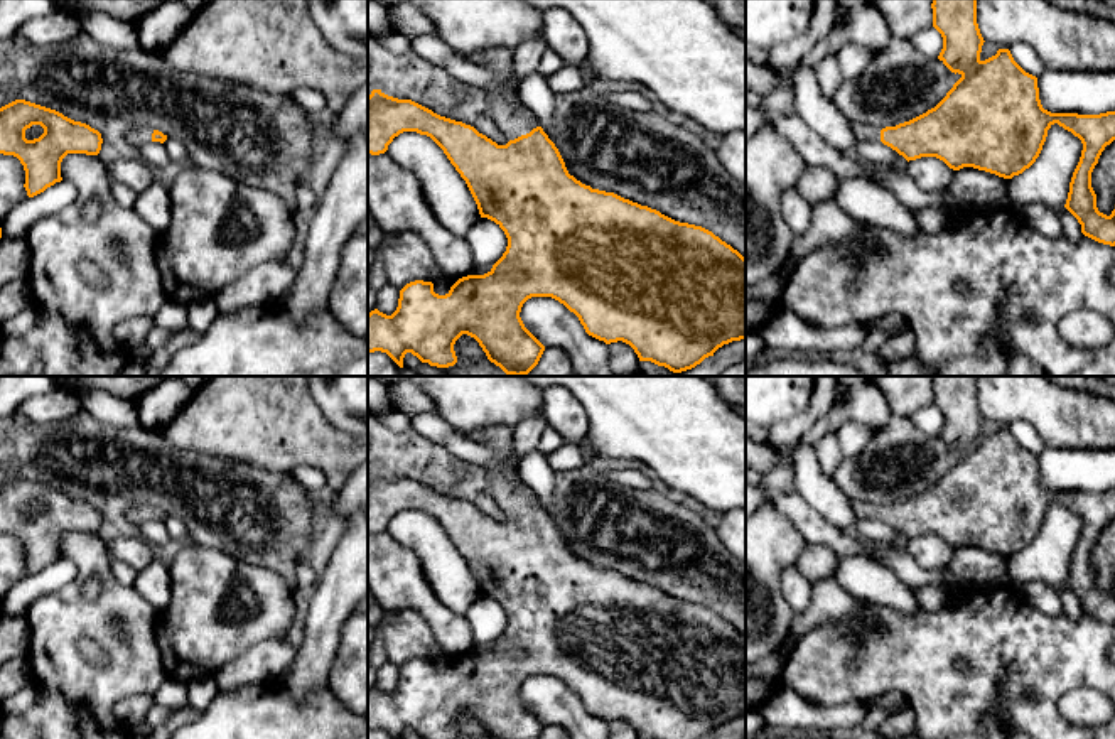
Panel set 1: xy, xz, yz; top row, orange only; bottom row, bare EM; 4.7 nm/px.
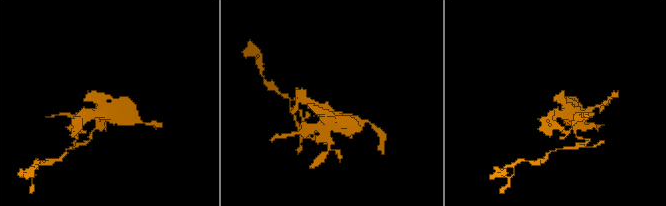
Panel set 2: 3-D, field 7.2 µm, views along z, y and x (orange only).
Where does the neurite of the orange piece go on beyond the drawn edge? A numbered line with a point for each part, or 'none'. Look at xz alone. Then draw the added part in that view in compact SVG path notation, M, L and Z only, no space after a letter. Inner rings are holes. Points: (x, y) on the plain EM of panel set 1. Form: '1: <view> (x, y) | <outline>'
1: xz (513, 496) | M493 466L482 469L489 479L494 501L508 518L514 518L540 504L536 494L518 477L513 477L503 469Z

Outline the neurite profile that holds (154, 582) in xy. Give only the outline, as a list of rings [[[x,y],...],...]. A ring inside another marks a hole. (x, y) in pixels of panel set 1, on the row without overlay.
[[[154,558],[143,570],[137,572],[135,587],[160,612],[170,601],[169,565]]]

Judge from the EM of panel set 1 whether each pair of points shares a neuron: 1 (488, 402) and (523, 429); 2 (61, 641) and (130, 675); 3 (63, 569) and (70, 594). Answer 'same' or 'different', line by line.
1: different
2: same
3: different

